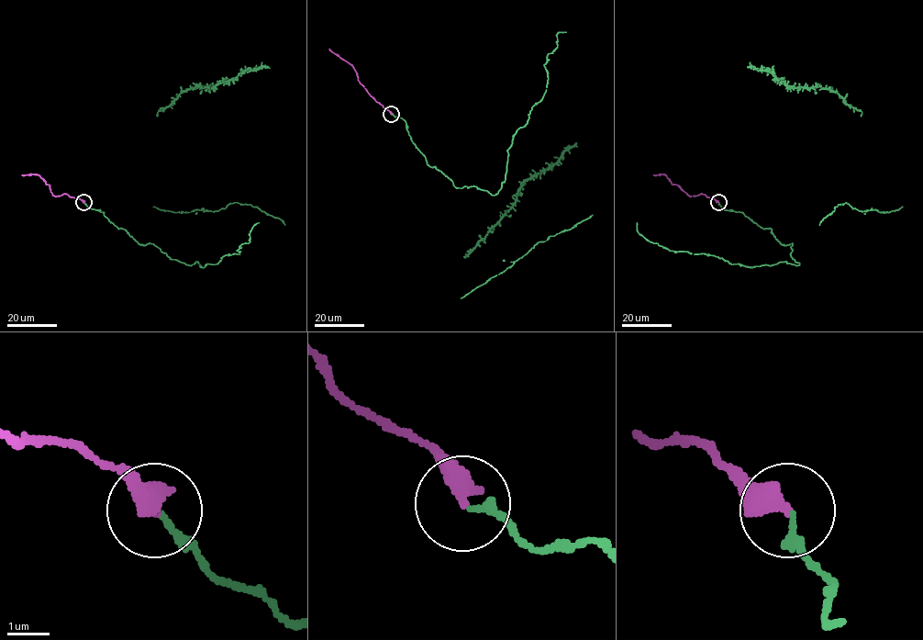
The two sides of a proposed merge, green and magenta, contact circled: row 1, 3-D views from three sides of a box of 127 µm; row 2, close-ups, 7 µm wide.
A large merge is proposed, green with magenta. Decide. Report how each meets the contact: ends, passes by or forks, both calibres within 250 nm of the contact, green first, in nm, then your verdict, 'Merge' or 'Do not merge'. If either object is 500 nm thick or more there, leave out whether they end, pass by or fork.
At the ring green ends. At the ring magenta ends. Thickness 160 nm (green) against 480 nm. Merge

